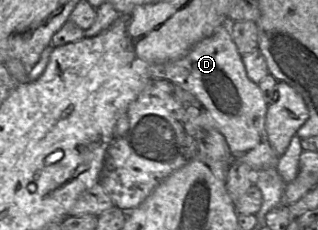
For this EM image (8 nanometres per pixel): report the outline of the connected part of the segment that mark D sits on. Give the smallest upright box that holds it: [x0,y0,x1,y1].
[150,24,279,172]

